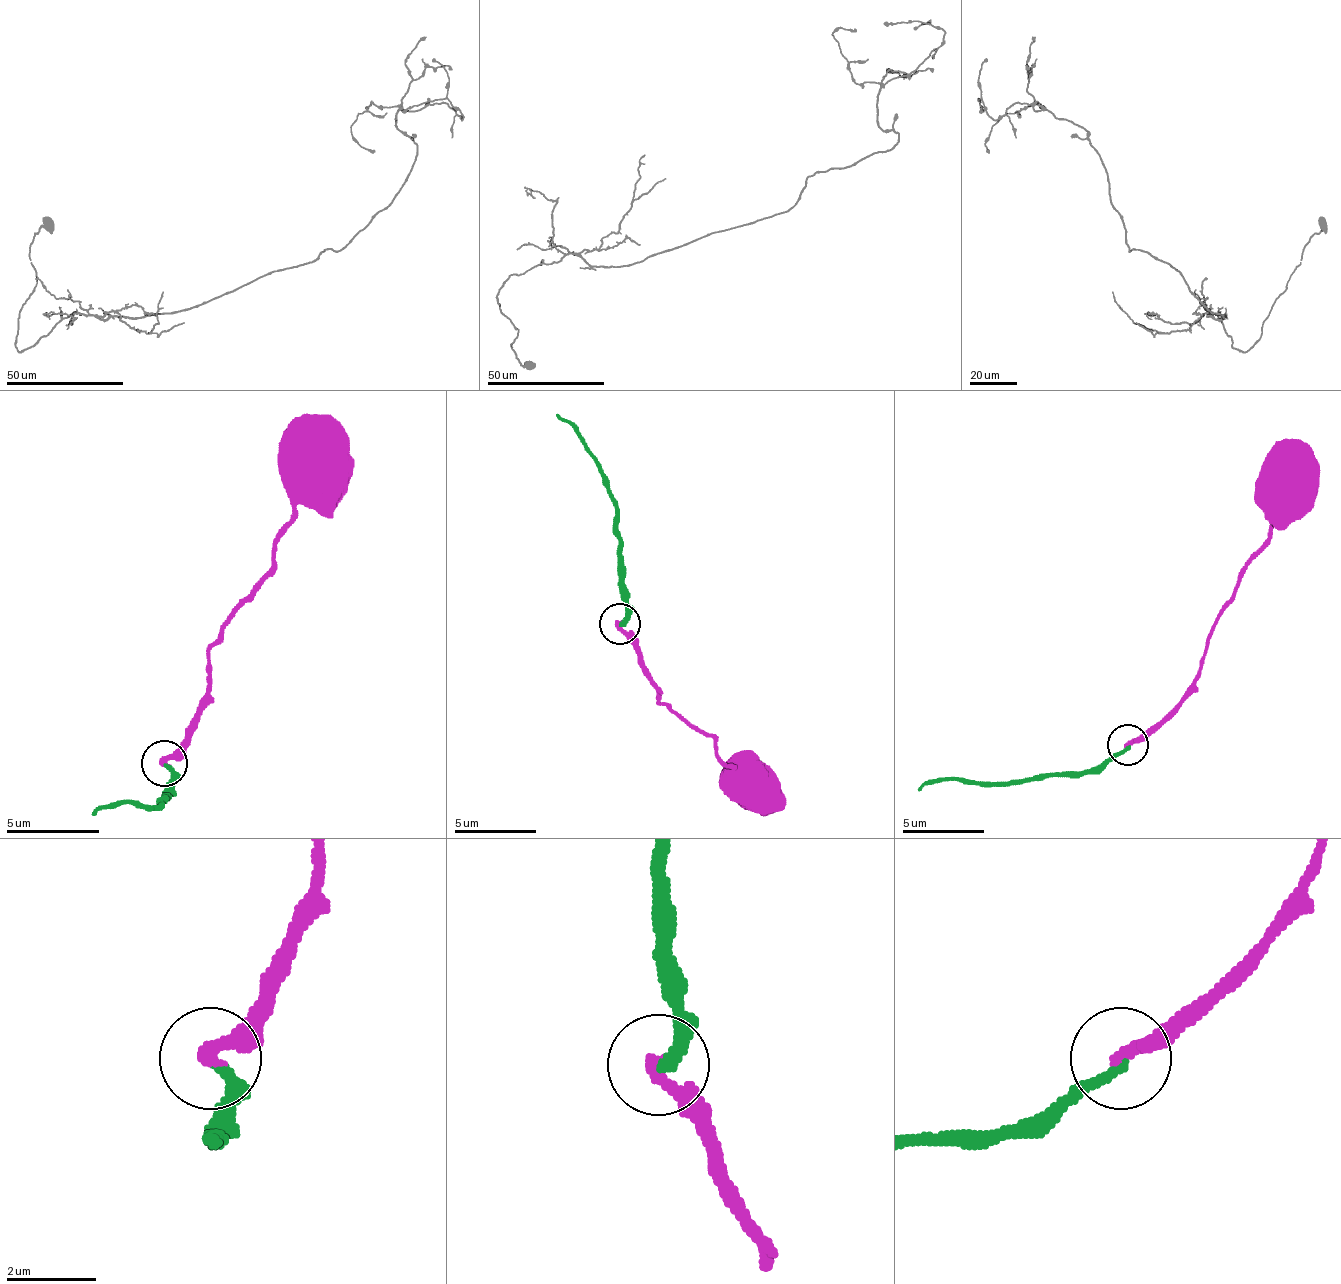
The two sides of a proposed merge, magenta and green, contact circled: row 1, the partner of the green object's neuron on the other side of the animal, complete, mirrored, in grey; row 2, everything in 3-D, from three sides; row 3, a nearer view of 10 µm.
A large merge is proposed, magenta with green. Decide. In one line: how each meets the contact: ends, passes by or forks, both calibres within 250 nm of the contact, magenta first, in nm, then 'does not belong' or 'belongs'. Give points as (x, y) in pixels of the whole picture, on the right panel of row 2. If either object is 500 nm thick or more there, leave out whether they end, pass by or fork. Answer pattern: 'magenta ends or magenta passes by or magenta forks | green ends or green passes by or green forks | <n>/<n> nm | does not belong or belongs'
magenta ends | green ends | 320/240 nm | does not belong

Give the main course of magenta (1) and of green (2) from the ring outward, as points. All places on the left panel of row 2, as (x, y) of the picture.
1: (165, 762), (198, 710), (212, 640), (273, 565), (273, 542), (292, 519), (292, 491), (310, 467)
2: (165, 762), (165, 795), (161, 804), (128, 804), (90, 813)

